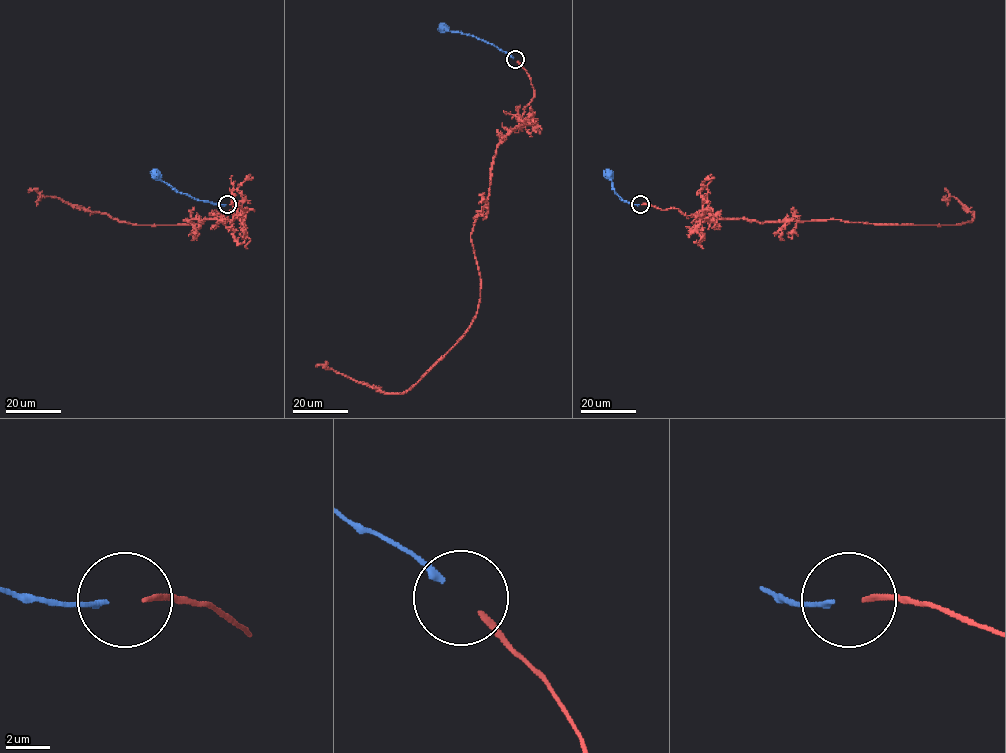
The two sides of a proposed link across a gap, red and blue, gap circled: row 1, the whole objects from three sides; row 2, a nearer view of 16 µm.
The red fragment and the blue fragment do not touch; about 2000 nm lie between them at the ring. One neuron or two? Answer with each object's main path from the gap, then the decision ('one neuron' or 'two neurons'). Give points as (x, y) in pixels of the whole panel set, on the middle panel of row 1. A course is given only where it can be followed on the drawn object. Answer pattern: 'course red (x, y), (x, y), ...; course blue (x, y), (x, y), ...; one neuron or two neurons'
course red (517, 61), (534, 97), (498, 146), (487, 205), (471, 234), (480, 294), (469, 328), (401, 393), (316, 367); course blue (513, 58), (475, 36), (444, 28); one neuron

